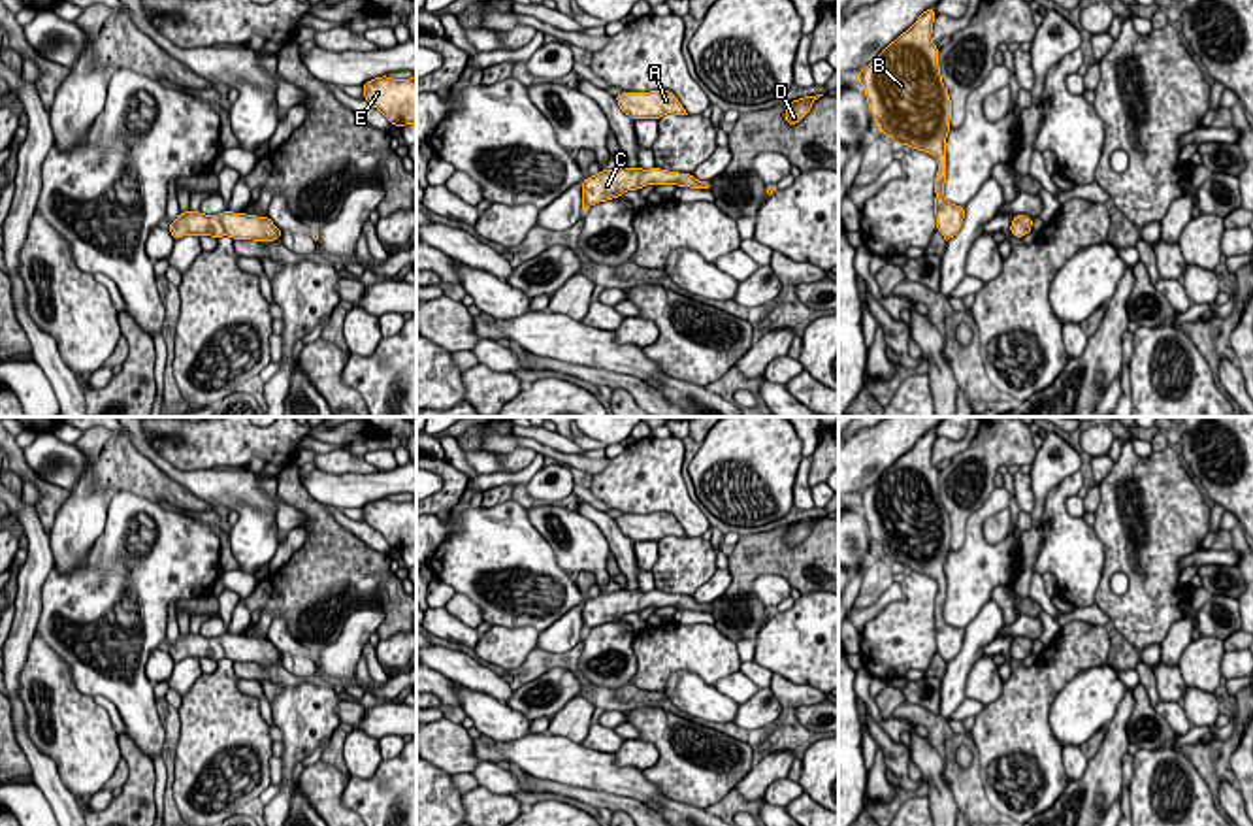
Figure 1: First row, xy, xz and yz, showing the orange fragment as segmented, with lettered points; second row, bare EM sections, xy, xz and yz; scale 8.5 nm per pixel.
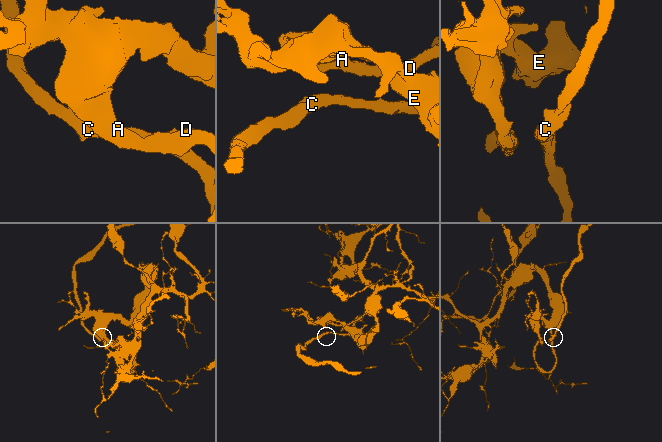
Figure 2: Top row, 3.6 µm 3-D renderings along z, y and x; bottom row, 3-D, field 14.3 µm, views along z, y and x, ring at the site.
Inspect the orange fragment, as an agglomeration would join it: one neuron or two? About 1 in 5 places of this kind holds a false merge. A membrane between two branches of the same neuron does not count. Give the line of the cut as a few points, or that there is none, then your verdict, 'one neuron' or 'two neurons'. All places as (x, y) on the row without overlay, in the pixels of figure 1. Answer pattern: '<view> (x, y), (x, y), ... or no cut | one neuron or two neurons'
no cut | one neuron

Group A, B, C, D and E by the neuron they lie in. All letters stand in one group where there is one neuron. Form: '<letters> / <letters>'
A B C D E

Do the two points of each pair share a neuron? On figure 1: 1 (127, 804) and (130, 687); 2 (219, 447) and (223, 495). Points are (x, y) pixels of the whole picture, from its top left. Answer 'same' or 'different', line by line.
1: different
2: different

